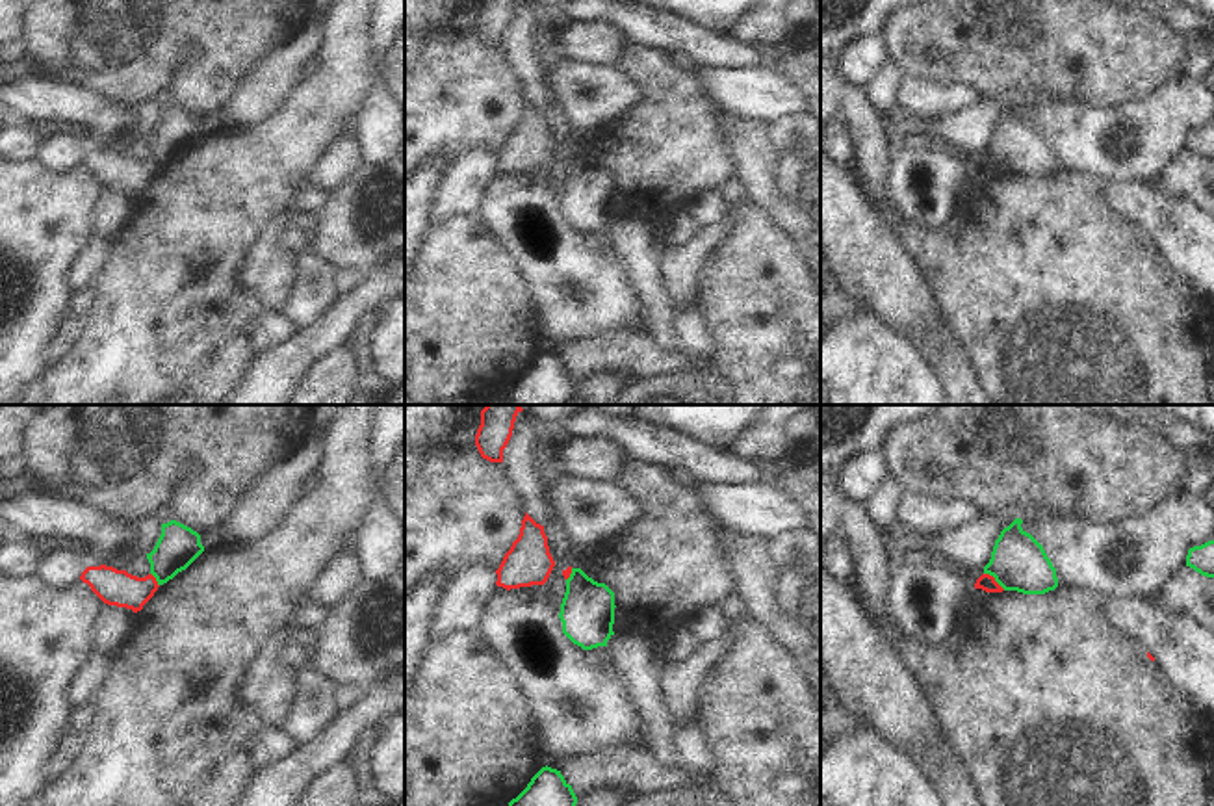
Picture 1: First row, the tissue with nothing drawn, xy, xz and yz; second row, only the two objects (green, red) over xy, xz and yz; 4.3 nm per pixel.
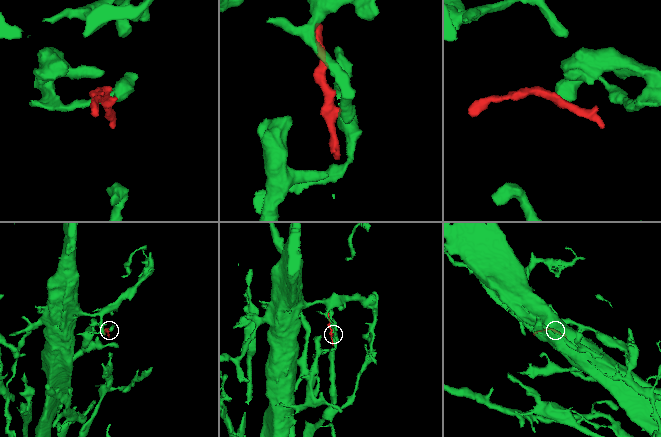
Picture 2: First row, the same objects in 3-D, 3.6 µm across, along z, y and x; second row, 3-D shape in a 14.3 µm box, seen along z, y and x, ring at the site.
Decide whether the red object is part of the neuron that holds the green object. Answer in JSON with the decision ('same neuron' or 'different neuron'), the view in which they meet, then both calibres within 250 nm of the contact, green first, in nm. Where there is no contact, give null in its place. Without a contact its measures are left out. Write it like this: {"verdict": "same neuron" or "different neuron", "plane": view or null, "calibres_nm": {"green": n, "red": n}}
{"verdict": "different neuron", "plane": "yz", "calibres_nm": {"green": 240, "red": 70}}

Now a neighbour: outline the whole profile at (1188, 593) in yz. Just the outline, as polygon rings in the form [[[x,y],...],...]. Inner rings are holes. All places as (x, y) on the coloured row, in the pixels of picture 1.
[[[1181,568],[1155,596],[1171,613],[1188,615],[1214,631],[1214,578]]]

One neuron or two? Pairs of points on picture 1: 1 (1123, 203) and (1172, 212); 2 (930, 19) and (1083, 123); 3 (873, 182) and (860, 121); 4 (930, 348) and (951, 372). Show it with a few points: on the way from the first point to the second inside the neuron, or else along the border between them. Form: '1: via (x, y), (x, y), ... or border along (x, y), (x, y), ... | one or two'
1: via (1135, 203), (1161, 212) | one
2: border along (1073, 101), (1116, 106) | two
3: via (873, 168), (869, 136) | one
4: via (936, 353), (949, 366) | one

